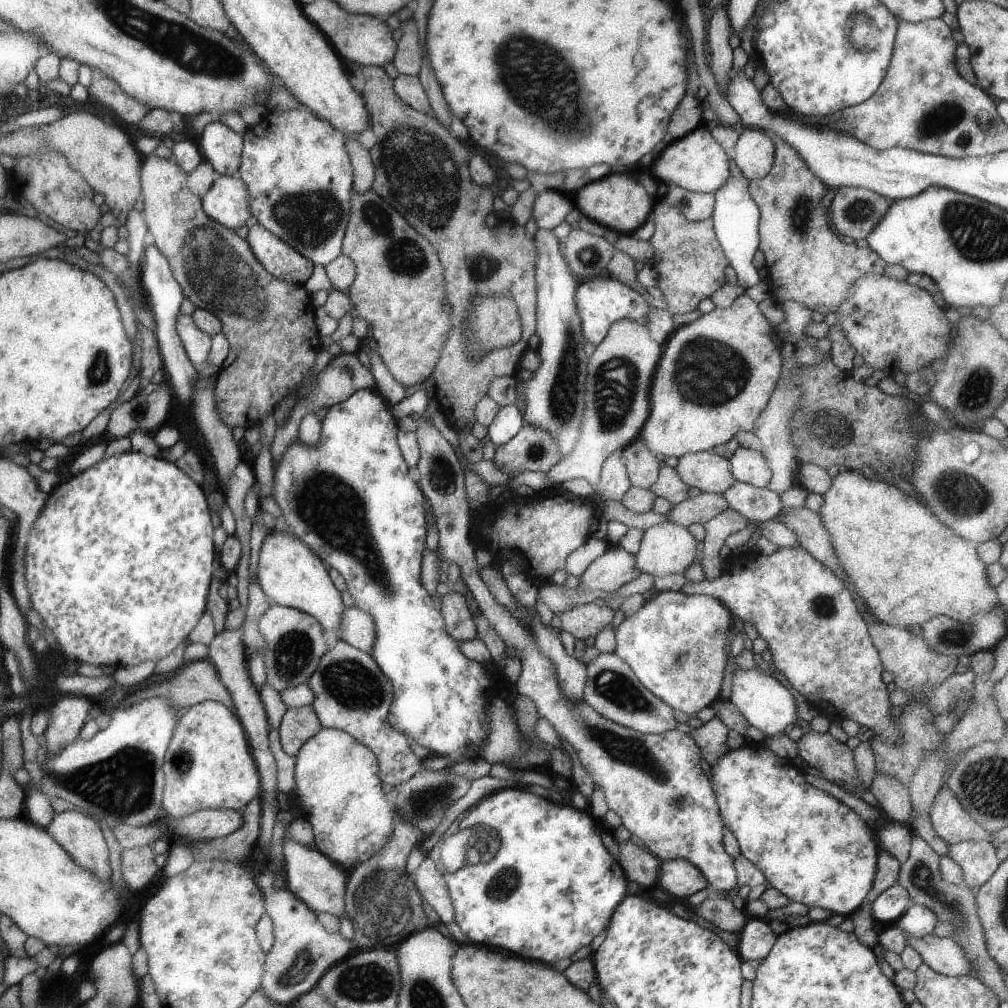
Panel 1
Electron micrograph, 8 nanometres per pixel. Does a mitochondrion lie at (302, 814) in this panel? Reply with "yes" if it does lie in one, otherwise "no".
no

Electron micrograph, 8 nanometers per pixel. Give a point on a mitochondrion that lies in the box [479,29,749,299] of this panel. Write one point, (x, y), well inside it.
(530, 68)

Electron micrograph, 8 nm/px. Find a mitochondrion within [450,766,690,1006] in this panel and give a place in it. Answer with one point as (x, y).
(489, 840)

